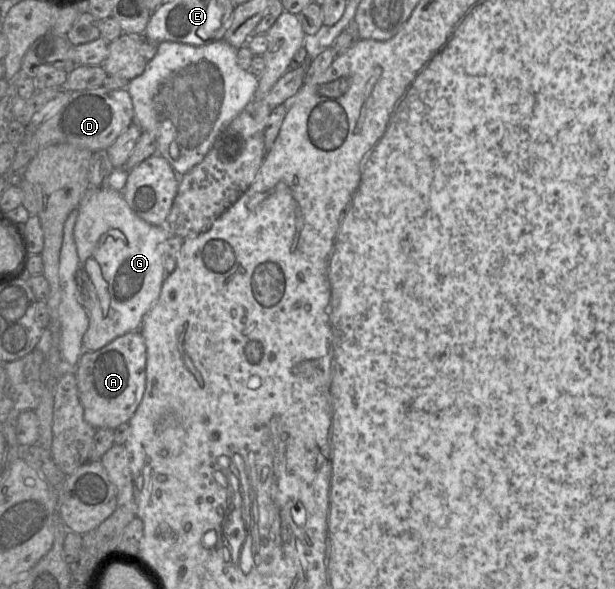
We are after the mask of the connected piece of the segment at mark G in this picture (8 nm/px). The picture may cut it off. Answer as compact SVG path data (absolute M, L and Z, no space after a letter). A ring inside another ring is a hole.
M103 186L99 188L90 188L88 192L84 195L83 199L81 200L78 206L78 217L76 219L73 230L73 237L77 246L77 253L79 257L79 268L84 269L88 275L89 295L93 300L93 307L89 315L89 326L82 338L84 351L99 350L119 336L122 336L131 331L140 331L143 318L152 308L152 306L157 302L161 293L163 283L167 276L167 272L165 271L164 266L162 264L160 244L162 244L170 236L171 233L169 232L166 226L152 225L138 217L129 207L122 192L116 191L107 186Z

